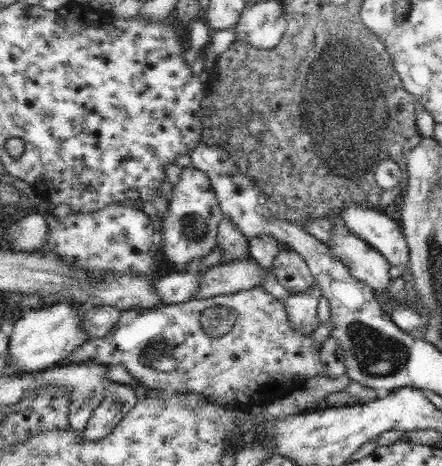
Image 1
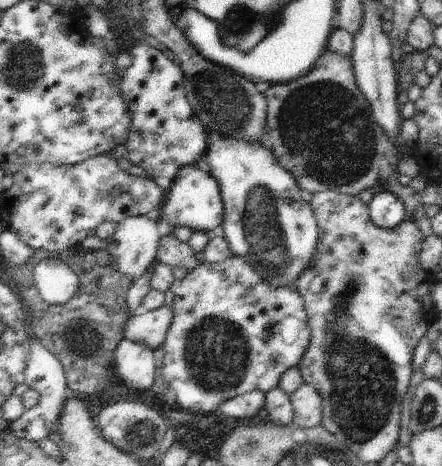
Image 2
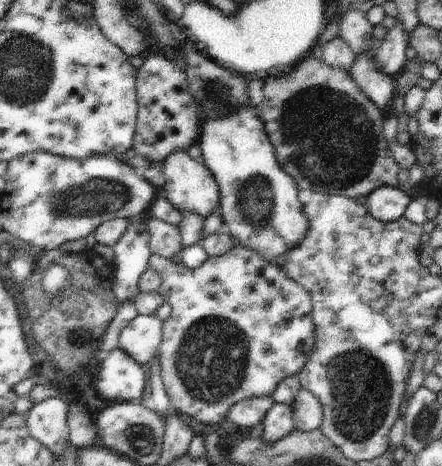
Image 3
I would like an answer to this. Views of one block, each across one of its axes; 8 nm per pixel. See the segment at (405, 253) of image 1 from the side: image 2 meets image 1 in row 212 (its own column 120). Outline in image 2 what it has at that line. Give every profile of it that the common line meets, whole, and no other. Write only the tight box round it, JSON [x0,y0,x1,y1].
[113,340,159,392]

